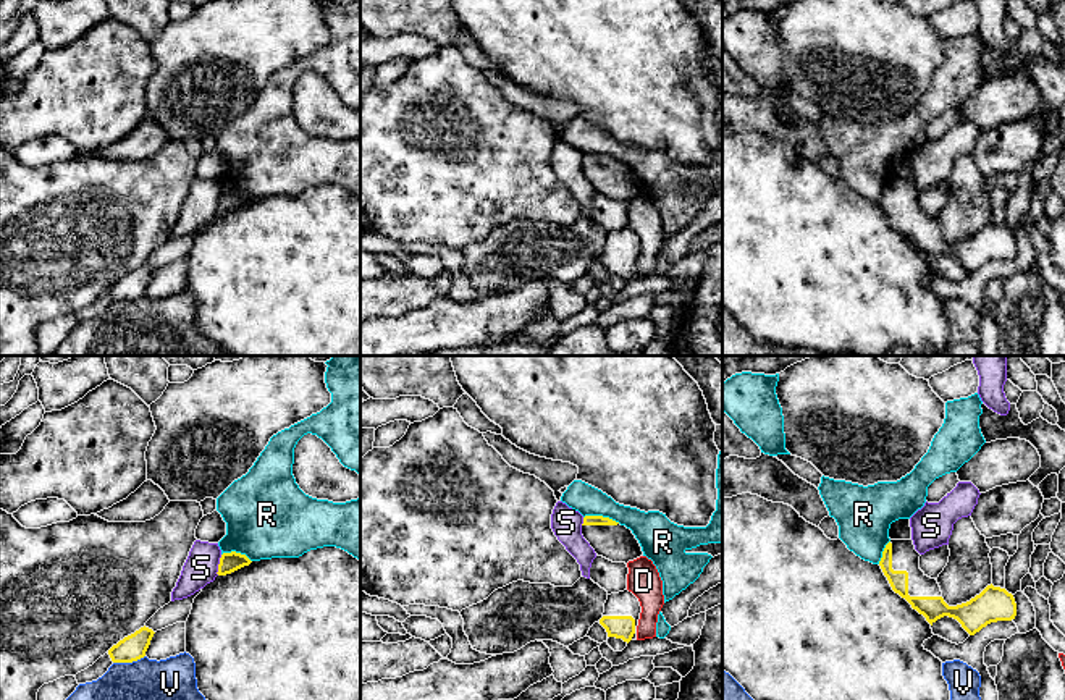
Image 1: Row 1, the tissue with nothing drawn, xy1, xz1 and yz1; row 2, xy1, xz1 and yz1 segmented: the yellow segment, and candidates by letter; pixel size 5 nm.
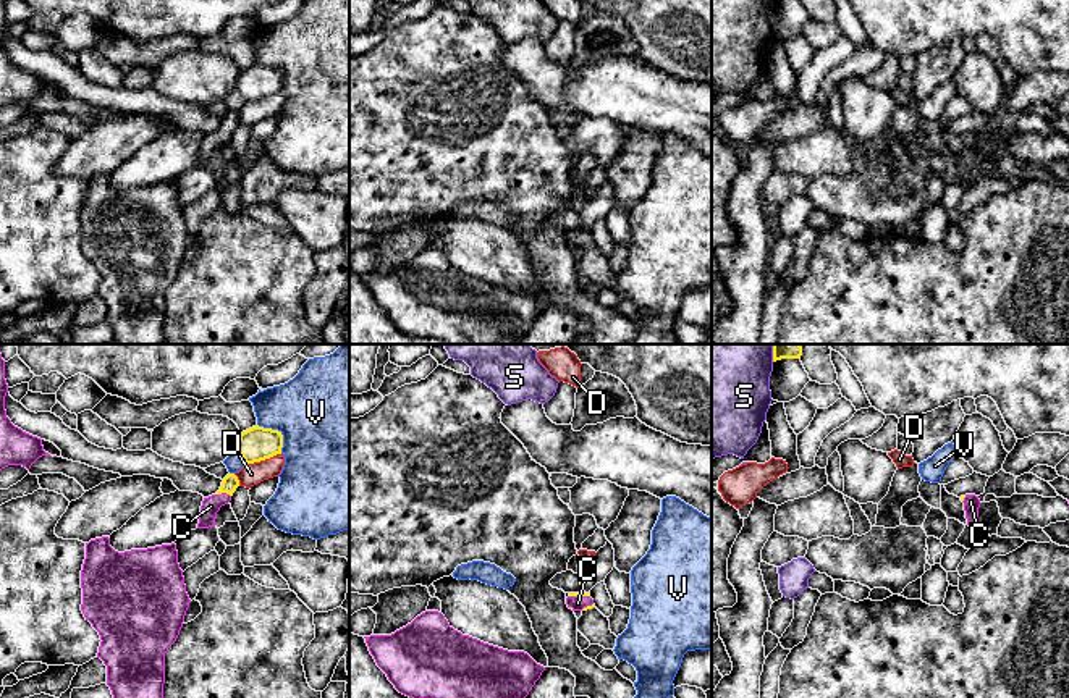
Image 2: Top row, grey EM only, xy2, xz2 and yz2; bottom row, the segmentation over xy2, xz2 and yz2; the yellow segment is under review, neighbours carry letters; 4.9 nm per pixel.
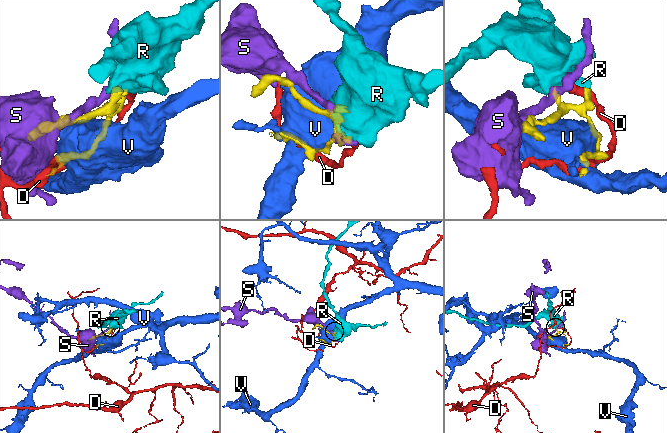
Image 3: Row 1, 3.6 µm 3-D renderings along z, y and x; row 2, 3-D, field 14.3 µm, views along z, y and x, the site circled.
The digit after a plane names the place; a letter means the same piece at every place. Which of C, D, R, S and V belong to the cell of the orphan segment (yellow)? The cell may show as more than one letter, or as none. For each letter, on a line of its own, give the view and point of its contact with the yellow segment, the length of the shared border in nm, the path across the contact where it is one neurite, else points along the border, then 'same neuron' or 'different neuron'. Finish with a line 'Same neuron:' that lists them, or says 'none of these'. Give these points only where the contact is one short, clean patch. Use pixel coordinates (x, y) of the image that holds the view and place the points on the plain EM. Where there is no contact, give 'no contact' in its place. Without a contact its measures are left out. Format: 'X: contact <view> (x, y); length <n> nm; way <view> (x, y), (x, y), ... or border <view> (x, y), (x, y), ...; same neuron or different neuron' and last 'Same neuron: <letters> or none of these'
C: contact xy2 (223, 130); length 70 nm; same neuron
D: contact xy2 (262, 97); length 190 nm; different neuron
R: contact xz1 (601, 154); length 190 nm; border xz1 (584, 154), (608, 154), (619, 160); different neuron
S: contact xy1 (218, 202); length 110 nm; different neuron
V: contact xy2 (278, 70); length 200 nm; different neuron
Same neuron: C

